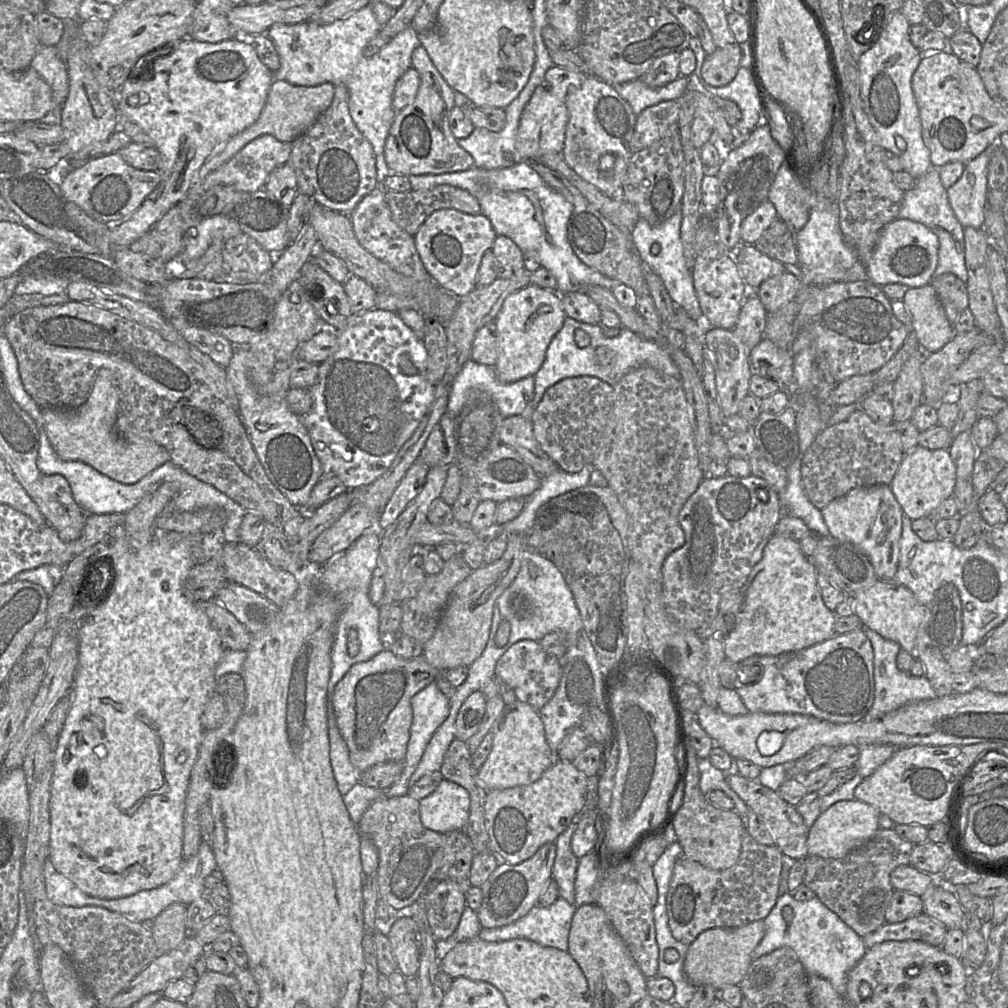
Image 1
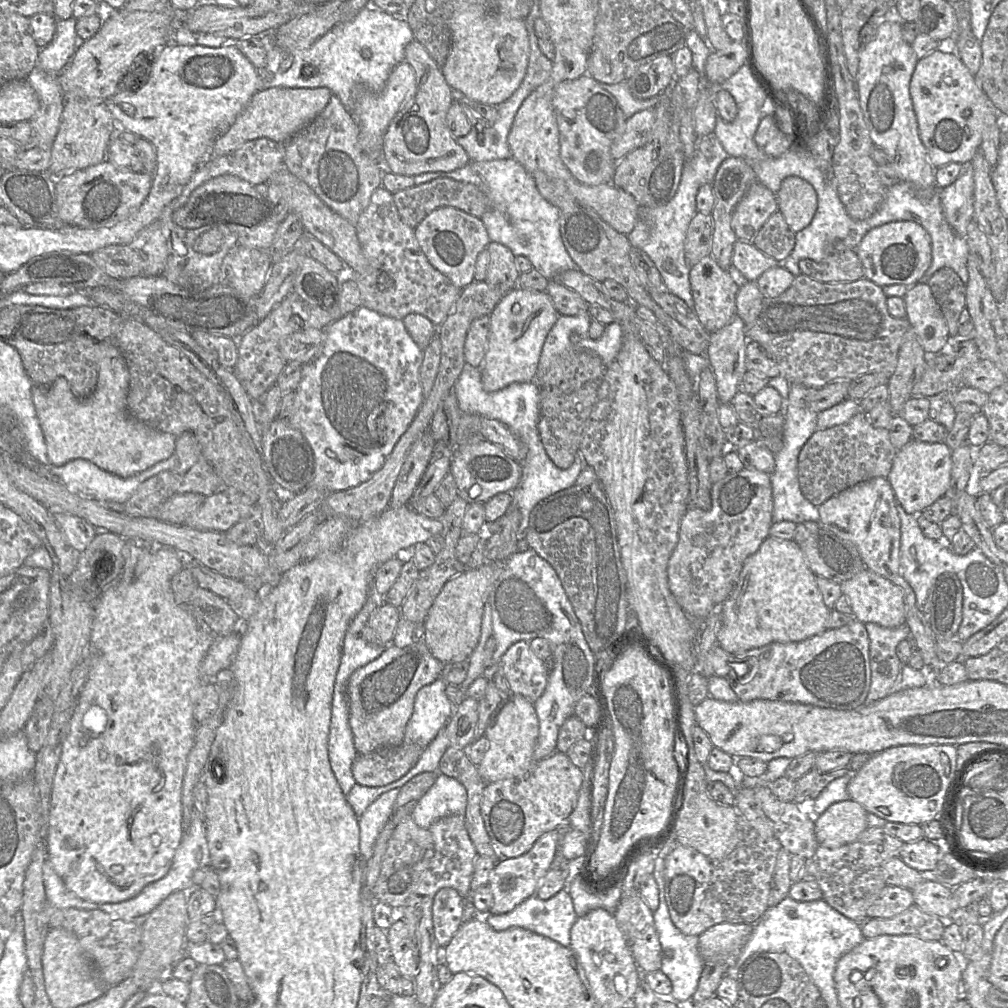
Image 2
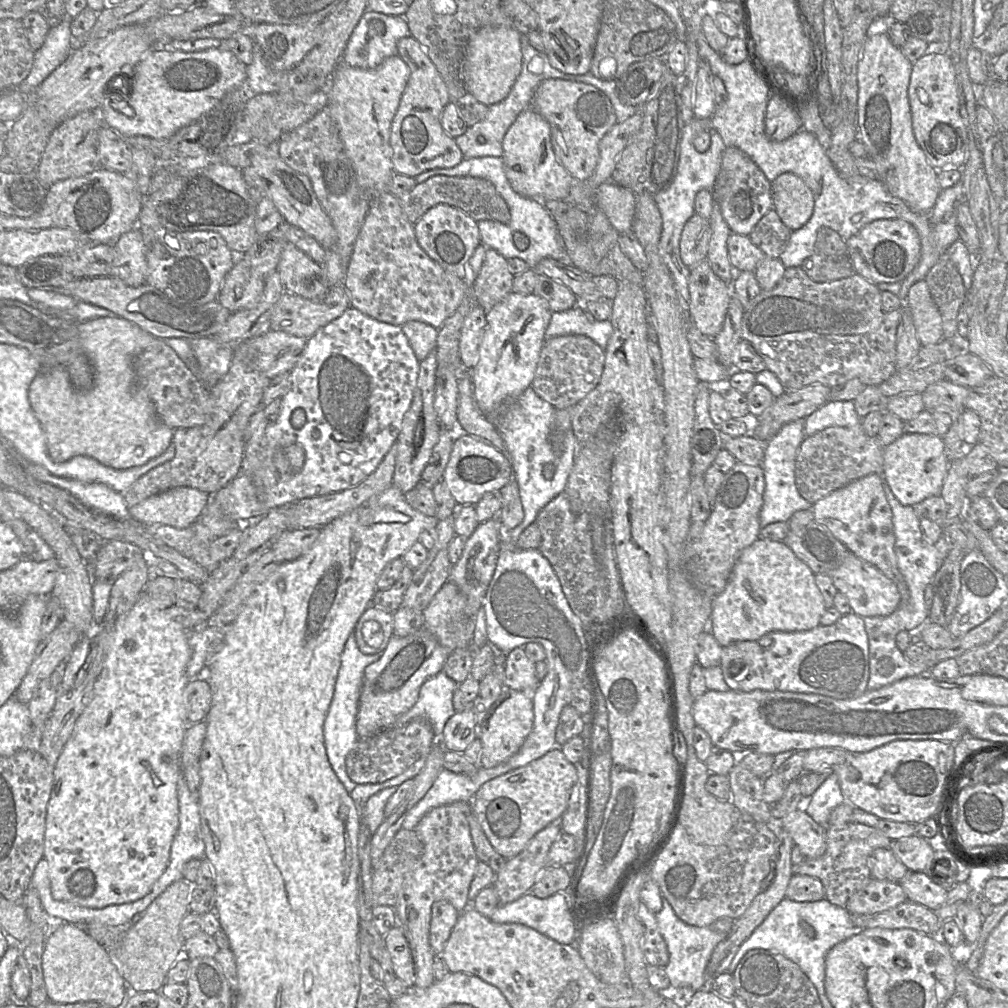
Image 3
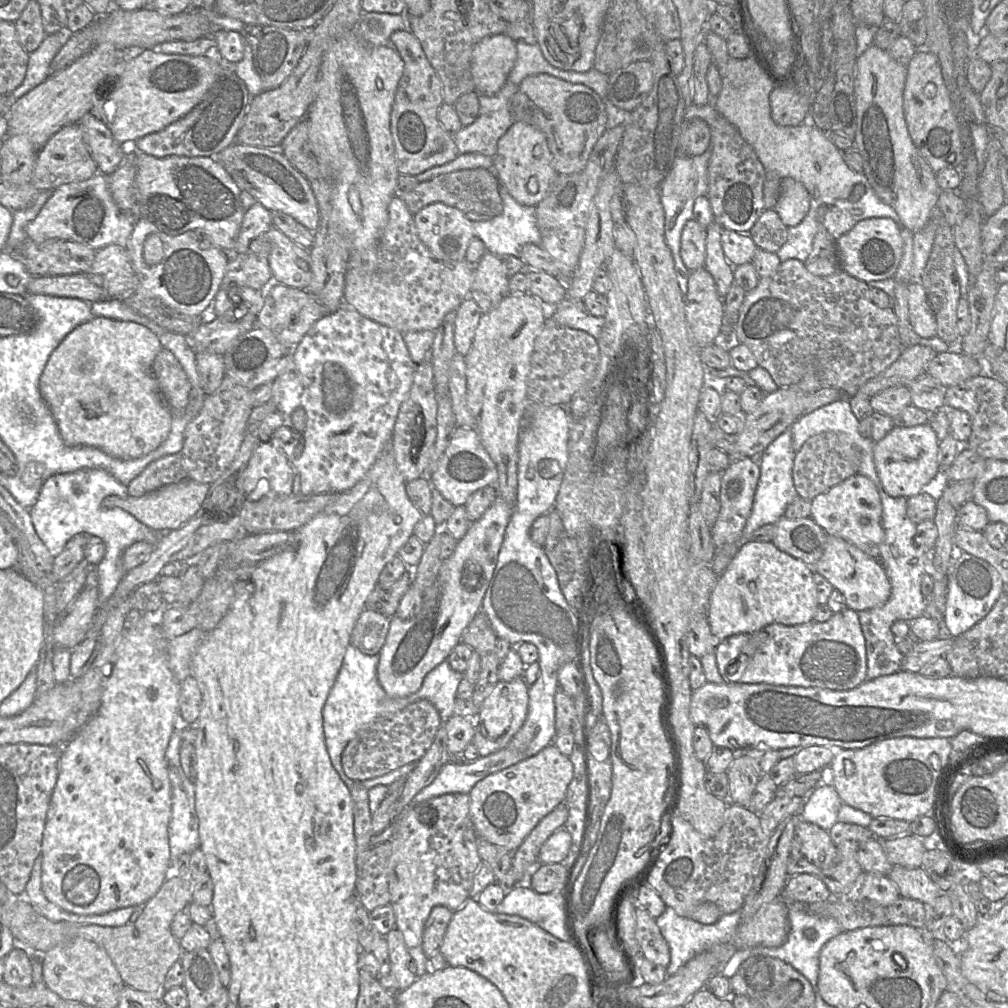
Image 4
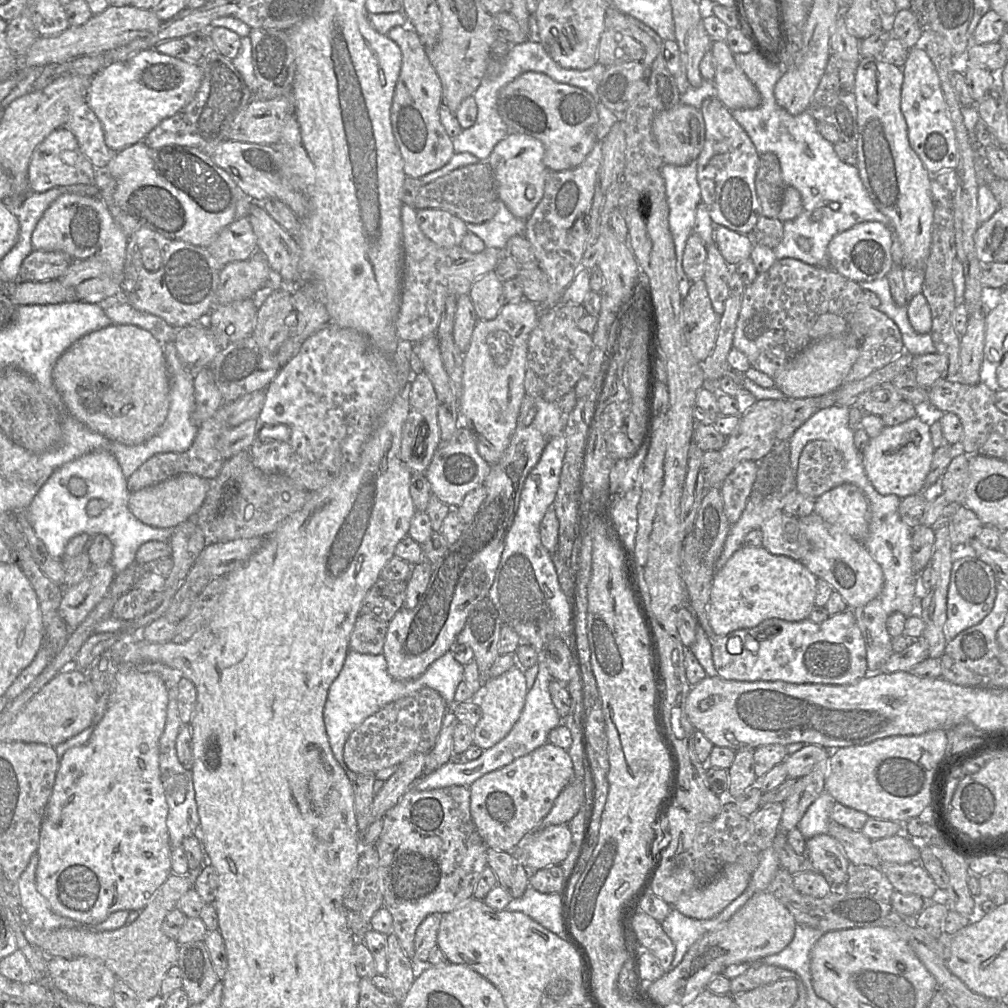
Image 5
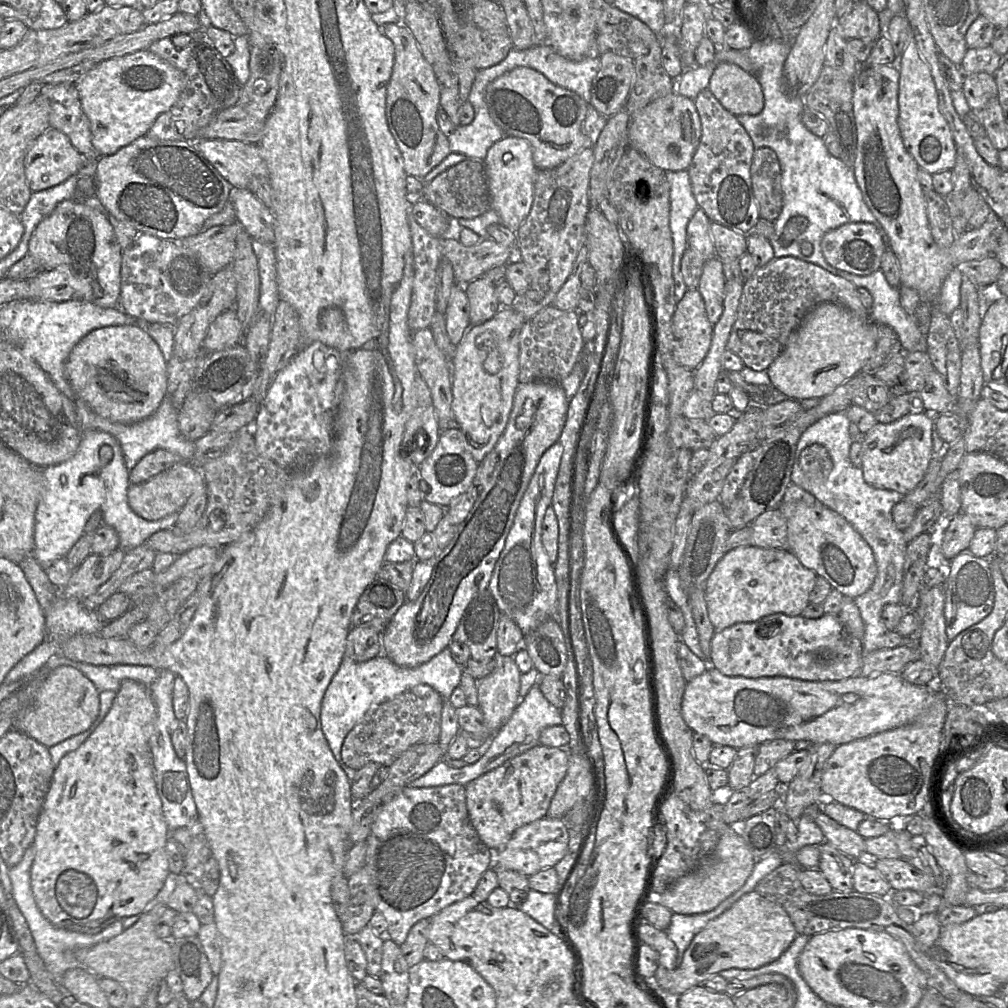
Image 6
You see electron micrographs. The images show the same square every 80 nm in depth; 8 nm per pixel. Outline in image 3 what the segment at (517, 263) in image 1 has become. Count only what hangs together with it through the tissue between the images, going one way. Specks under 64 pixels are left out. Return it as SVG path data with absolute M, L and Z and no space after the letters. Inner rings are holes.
M487 248L479 273L470 278L471 293L485 311L512 292L514 275L509 271L508 260L492 248Z

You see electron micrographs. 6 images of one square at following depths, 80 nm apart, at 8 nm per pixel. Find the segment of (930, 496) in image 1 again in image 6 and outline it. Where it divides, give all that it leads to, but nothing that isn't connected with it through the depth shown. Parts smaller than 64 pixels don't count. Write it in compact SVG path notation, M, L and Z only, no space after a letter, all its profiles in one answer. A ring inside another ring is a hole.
M925 412L911 413L891 423L877 422L869 431L862 435L863 456L861 469L864 479L870 485L900 493L902 496L913 491L923 480L933 458L932 433L934 421Z

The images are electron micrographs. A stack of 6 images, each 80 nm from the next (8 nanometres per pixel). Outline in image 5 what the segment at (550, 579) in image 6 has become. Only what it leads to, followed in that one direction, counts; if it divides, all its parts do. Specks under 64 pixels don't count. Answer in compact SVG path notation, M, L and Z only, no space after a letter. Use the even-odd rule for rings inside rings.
M561 433L560 435L552 438L546 444L539 461L537 462L536 466L532 469L530 474L525 479L524 486L523 486L521 496L520 496L519 505L516 510L516 513L515 513L514 519L513 519L513 523L506 535L505 546L504 546L503 552L501 554L501 559L500 559L499 565L497 567L492 586L487 595L487 598L492 602L493 606L497 610L497 613L498 613L502 623L504 625L511 627L521 637L520 645L529 644L529 645L533 646L537 650L538 653L540 653L544 649L547 642L553 638L571 640L569 599L567 598L567 596L564 594L564 592L561 589L561 586L560 586L560 583L558 580L557 571L556 571L554 563L552 562L551 554L544 548L544 546L541 543L541 538L540 538L540 523L541 523L541 520L543 519L544 515L546 514L547 510L551 507L551 505L553 504L553 502L555 500L555 496L556 496L556 493L557 493L557 490L559 487L560 474L561 474L561 470L562 470L562 466L563 466L565 452L566 452L566 439L565 439L564 433Z

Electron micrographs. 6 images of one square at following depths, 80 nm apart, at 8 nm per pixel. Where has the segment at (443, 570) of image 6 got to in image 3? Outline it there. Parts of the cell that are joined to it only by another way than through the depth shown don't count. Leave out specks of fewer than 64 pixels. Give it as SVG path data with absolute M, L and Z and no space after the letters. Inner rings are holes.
M497 517L479 523L474 532L466 539L460 559L453 564L447 580L454 583L467 600L466 614L476 616L494 574L500 551L501 523ZM425 627L405 637L393 635L379 660L365 668L356 715L358 738L367 738L395 727L397 717L416 703L422 684L443 671L449 654Z

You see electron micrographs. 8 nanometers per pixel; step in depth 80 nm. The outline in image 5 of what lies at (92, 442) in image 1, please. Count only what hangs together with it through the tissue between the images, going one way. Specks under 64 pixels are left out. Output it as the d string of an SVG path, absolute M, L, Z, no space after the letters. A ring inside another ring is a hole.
M110 324L99 330L90 332L74 342L56 361L52 370L52 379L59 392L66 410L89 429L104 437L126 445L138 445L154 436L164 424L169 411L169 374L163 347L148 331L126 324Z

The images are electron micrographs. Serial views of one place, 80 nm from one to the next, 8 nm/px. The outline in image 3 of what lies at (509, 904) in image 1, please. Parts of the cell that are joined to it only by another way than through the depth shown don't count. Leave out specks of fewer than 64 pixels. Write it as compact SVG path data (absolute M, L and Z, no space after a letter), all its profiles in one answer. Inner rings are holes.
M560 819L553 821L538 832L521 853L507 860L492 885L499 905L516 901L532 890L542 871L549 865L549 850L561 833Z

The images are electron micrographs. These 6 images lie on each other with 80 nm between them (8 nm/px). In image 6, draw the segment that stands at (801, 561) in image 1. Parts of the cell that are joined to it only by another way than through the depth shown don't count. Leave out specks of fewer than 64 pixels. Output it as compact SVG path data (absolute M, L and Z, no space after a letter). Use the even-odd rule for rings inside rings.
M741 546L729 550L717 563L705 584L705 598L710 621L716 631L736 623L754 622L764 616L782 613L800 616L807 607L818 575L806 568L789 550Z

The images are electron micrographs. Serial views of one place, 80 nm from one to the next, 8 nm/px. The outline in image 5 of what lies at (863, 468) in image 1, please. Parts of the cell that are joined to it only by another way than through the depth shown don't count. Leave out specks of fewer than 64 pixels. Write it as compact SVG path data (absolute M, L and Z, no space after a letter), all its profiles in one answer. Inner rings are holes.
M811 441L799 458L796 488L804 496L816 499L843 483L844 468L844 457L832 443Z

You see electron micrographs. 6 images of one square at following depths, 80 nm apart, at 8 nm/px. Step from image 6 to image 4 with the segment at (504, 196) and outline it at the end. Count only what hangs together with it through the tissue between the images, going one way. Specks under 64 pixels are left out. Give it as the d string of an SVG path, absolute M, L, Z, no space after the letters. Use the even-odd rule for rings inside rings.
M515 121L497 143L493 171L501 185L521 205L536 207L552 188L558 173L552 165L552 155L545 135L534 126Z

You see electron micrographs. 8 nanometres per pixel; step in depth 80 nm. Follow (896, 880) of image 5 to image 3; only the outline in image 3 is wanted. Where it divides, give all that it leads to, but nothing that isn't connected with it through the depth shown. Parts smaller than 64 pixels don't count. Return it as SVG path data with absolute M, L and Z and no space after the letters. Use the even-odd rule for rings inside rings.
M911 872L900 880L907 899L932 911L937 910L946 900L948 890L936 884L924 872Z

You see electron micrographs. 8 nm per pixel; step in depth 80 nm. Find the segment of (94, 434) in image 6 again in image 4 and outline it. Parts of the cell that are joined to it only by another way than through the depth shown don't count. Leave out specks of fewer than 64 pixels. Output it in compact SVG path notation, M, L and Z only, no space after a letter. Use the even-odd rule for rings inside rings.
M84 469L56 474L44 482L38 499L29 512L36 534L54 558L77 534L88 534L103 540L105 556L94 569L91 568L92 578L96 580L98 586L99 607L111 597L127 573L123 567L124 551L136 542L148 542L155 546L162 532L166 532L148 528L120 506L104 507L102 505L105 504L104 499L112 496L125 500L128 497L127 486L105 470Z

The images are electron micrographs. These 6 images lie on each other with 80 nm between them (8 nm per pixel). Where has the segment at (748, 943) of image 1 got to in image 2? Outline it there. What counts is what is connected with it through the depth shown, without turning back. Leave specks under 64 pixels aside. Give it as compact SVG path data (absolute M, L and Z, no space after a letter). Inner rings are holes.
M720 923L698 936L698 950L704 962L725 961L729 973L736 969L737 957L750 938L753 924Z

